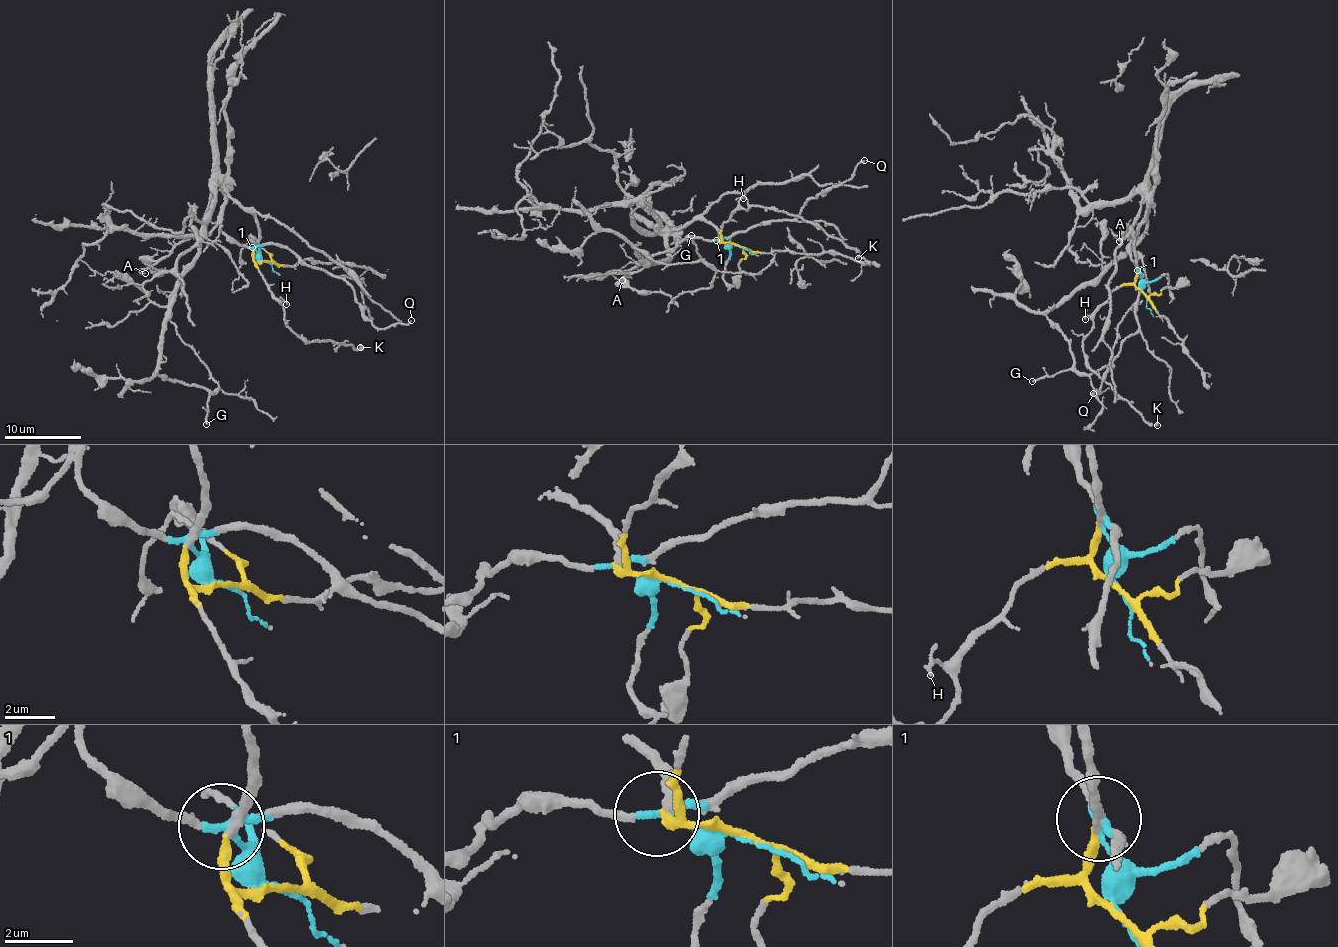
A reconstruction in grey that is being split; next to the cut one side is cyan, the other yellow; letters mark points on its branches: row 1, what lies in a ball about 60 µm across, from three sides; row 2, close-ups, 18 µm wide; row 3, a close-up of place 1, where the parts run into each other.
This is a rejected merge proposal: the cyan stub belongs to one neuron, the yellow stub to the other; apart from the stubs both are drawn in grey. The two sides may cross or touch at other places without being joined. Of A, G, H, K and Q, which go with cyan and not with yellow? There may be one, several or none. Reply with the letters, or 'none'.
A, Q

